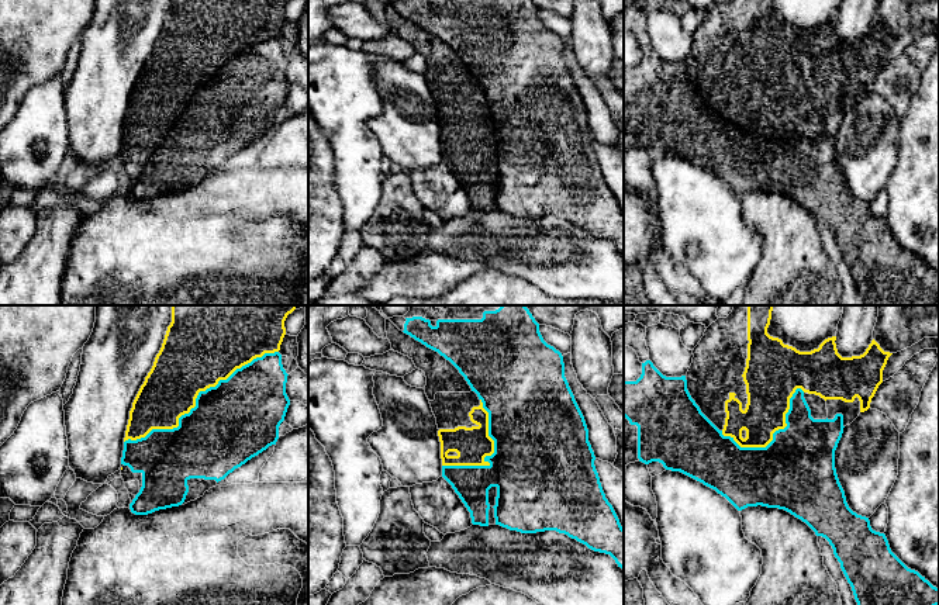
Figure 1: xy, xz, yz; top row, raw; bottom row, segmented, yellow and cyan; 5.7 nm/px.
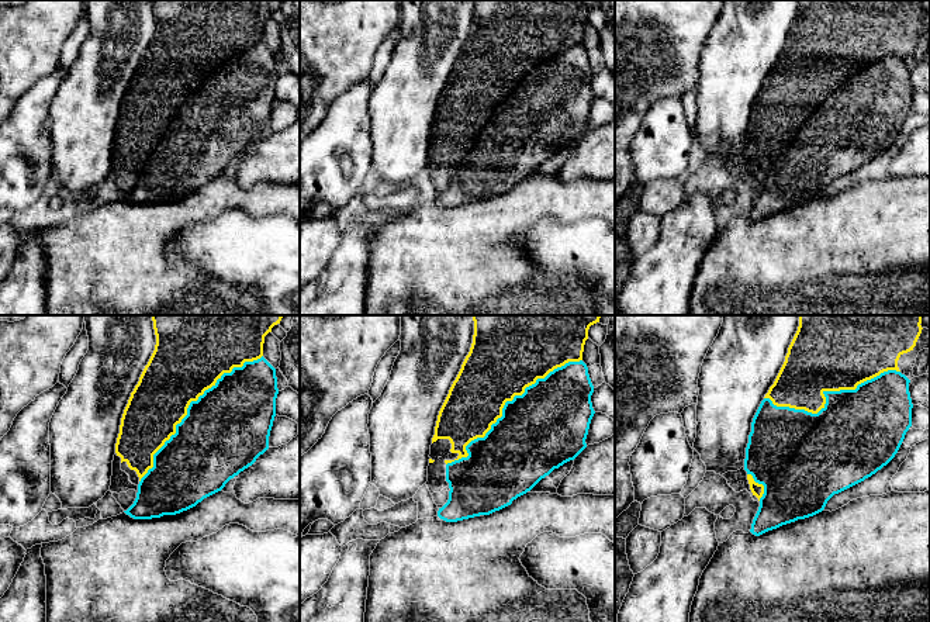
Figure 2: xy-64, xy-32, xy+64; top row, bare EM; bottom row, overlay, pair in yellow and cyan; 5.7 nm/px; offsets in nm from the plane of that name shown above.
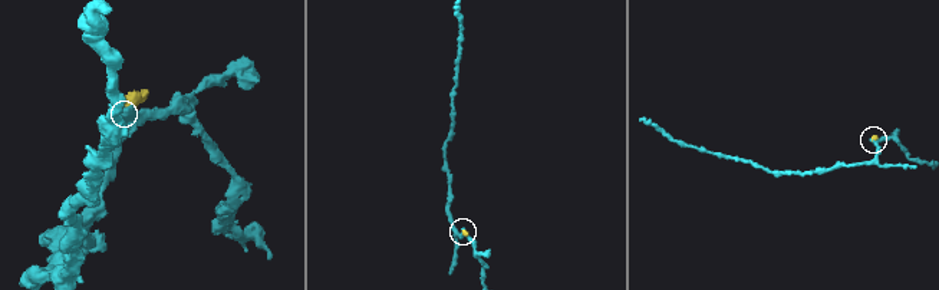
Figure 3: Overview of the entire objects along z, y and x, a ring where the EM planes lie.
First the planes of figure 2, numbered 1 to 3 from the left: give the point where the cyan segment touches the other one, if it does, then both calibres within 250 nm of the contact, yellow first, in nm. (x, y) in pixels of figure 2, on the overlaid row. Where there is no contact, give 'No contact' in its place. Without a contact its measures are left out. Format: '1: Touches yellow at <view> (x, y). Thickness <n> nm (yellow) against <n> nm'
1: Touches yellow at xy-64 (187, 407). Thickness 380 nm (yellow) against 480 nm
2: Touches yellow at xy-32 (504, 404). Thickness 400 nm (yellow) against 460 nm
3: Touches yellow at xy+64 (825, 390). Thickness 480 nm (yellow) against 380 nm

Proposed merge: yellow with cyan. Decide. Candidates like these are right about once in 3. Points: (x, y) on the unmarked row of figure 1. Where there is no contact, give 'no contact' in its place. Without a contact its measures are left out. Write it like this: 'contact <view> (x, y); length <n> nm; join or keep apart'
contact xy (196, 82); length 1000 nm; keep apart

